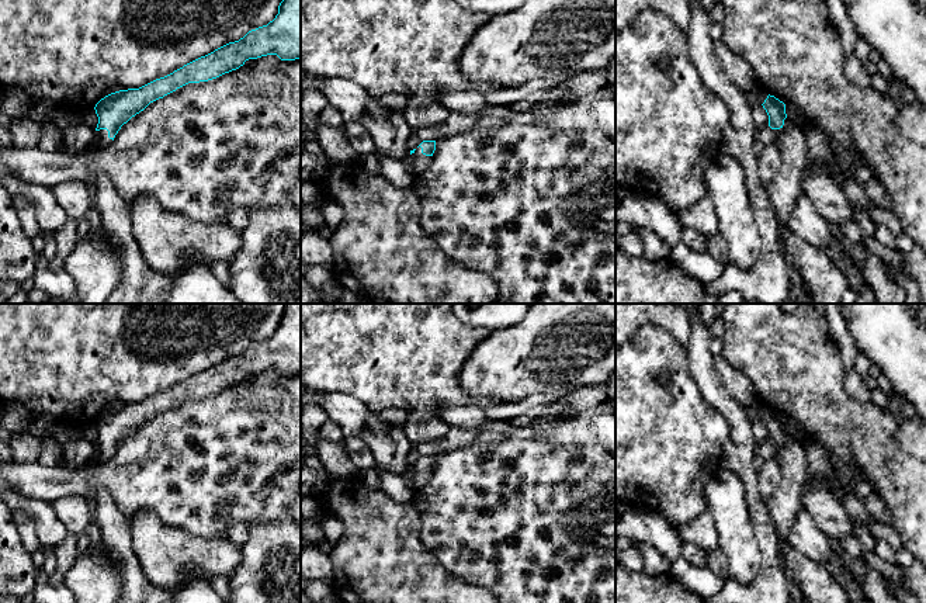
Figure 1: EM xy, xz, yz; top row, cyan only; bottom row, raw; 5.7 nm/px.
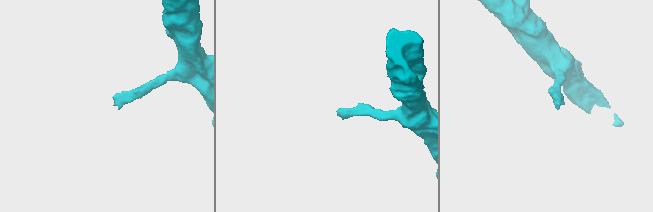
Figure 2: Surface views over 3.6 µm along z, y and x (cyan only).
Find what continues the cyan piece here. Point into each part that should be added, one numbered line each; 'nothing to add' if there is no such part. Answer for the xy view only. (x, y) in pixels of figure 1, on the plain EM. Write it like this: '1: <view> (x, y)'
1: xy (103, 454)

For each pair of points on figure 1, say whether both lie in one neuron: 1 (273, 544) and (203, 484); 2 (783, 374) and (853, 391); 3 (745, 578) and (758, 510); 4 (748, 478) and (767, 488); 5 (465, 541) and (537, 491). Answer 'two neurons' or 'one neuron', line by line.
1: two neurons
2: two neurons
3: two neurons
4: two neurons
5: one neuron

